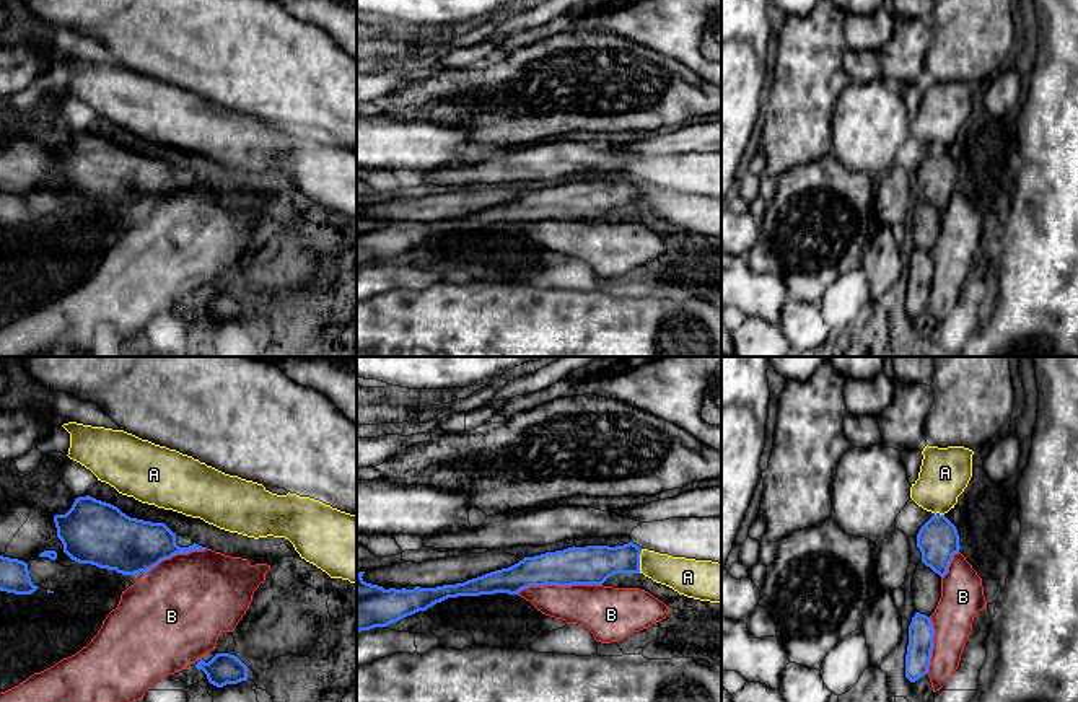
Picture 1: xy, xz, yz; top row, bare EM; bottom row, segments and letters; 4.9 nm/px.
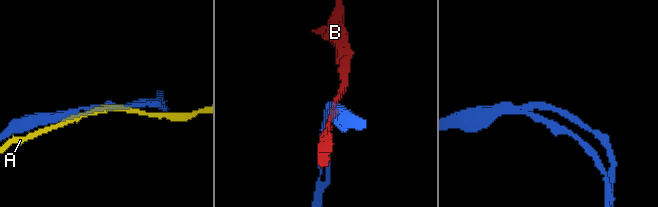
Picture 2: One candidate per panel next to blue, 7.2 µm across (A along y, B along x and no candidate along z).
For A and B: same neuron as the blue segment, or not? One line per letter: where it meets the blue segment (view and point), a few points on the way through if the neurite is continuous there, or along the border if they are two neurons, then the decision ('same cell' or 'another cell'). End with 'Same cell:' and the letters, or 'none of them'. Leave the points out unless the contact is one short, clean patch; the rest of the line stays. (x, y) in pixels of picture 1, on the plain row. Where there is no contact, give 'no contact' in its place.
A: contact xz (639, 196); another cell
B: contact xz (559, 220); another cell
Same cell: none of them

